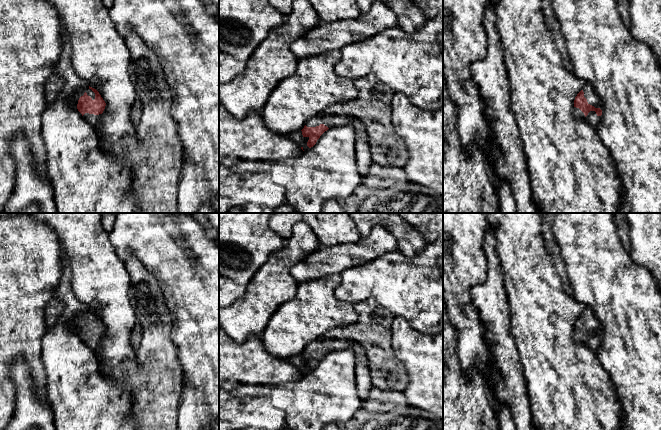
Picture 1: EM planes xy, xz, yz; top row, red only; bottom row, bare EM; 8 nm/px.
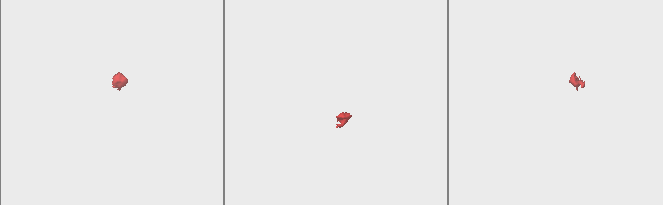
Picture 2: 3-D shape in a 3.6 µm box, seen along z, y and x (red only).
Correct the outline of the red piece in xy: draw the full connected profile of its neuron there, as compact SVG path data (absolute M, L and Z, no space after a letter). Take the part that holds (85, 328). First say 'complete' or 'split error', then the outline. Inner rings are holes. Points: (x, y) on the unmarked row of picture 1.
split error; M90 310L80 312L70 323L74 331L93 351L99 348L106 327L96 313Z

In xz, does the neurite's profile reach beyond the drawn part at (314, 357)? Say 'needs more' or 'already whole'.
needs more

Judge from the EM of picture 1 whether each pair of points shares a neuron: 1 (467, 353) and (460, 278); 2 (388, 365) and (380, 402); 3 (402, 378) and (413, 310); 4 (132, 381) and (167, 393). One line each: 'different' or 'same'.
1: same
2: different
3: different
4: same

